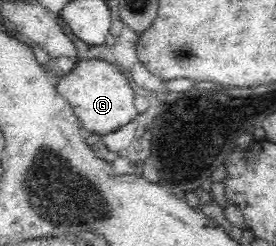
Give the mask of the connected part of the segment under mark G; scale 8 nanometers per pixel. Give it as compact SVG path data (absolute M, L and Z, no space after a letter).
M110 58L78 60L70 72L59 80L57 91L70 103L83 132L106 135L134 121L138 115L134 91Z

